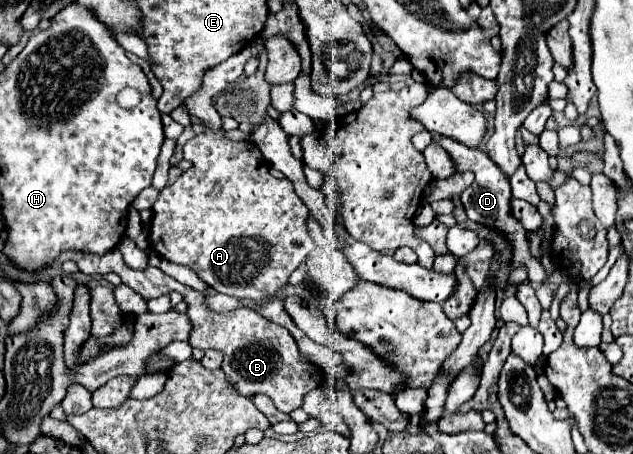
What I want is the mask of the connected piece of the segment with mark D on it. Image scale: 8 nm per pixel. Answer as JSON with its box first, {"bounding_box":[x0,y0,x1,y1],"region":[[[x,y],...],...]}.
{"bounding_box":[435,137,545,283],"region":[[[435,137],[435,141],[441,143],[441,147],[451,155],[451,159],[455,161],[457,171],[473,171],[475,173],[475,181],[473,185],[467,187],[467,191],[461,193],[461,203],[465,205],[465,213],[471,221],[485,225],[489,229],[499,231],[513,247],[513,261],[511,261],[511,269],[519,269],[525,267],[527,269],[527,279],[531,283],[543,283],[545,279],[545,271],[541,267],[541,263],[531,255],[529,251],[529,239],[527,239],[527,231],[525,227],[517,221],[511,219],[511,185],[509,185],[509,177],[503,175],[503,171],[499,171],[499,167],[495,167],[495,161],[483,151],[483,153],[475,153],[475,149],[463,147],[461,143],[457,143],[455,139],[447,139],[447,137]]]}

